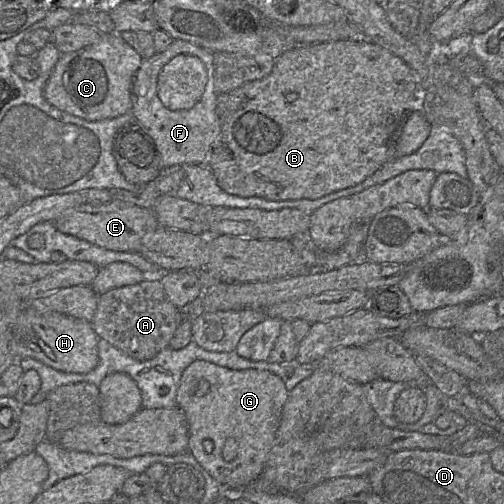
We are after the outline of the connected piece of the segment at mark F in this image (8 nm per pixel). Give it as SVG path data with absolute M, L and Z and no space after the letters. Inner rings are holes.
M177 39L166 51L156 53L142 61L131 81L131 113L153 139L160 154L163 169L181 168L182 165L207 165L209 152L220 132L220 122L216 114L217 96L214 85L213 53L204 48ZM178 55L199 58L207 72L207 83L201 99L191 109L171 111L162 104L157 95L157 81L162 68Z

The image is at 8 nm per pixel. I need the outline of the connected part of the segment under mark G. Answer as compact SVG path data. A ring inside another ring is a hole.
M197 360L182 373L177 390L177 406L185 413L189 440L187 451L223 488L242 489L257 479L264 468L288 398L284 382L265 370L232 370Z

